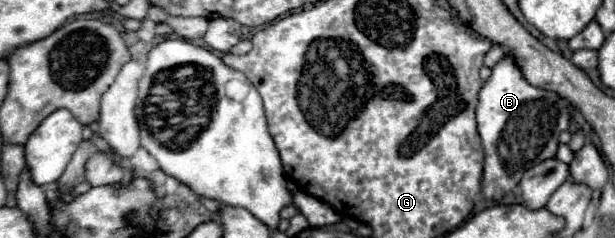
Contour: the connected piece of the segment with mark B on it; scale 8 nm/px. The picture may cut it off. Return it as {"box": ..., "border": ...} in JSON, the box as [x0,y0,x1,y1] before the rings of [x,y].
{"box":[477,56,569,200],"border":[[[505,56],[495,68],[491,78],[483,84],[477,104],[477,126],[485,152],[481,194],[487,200],[501,200],[511,192],[523,172],[537,162],[553,158],[557,152],[557,138],[569,128],[567,100],[559,94],[531,86],[511,56]]]}

